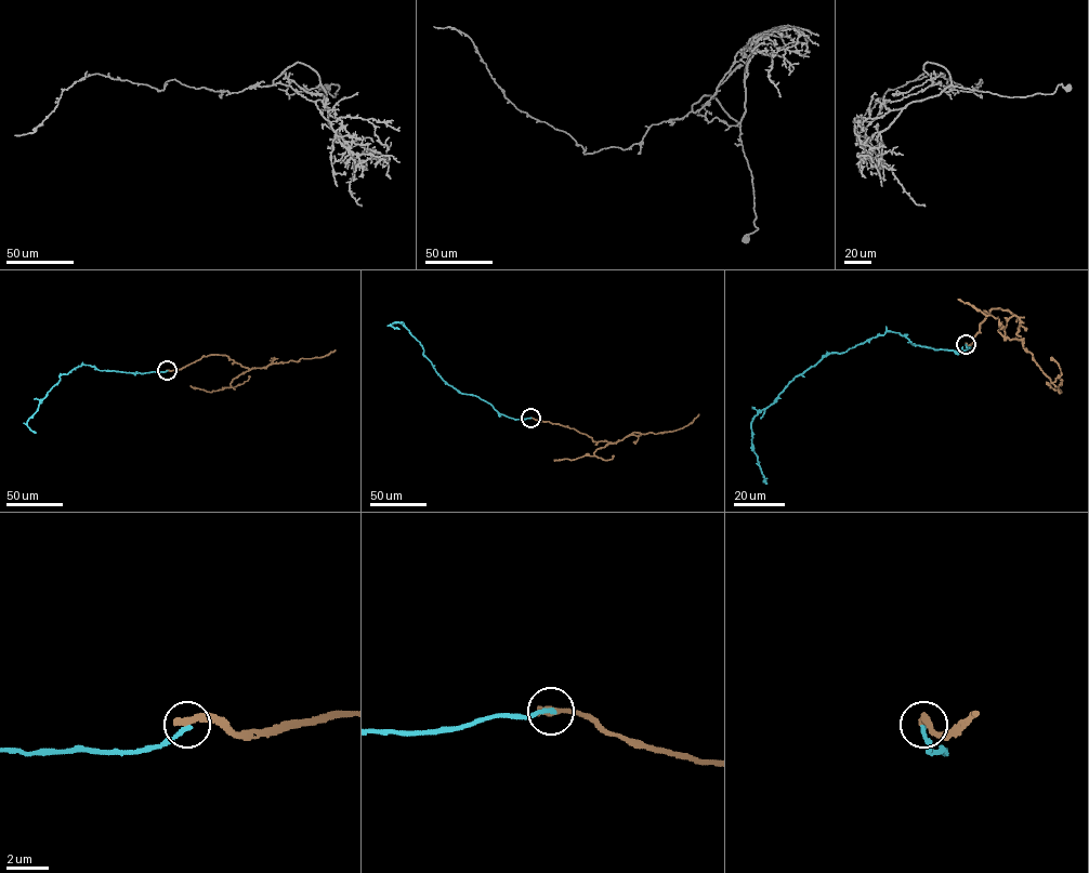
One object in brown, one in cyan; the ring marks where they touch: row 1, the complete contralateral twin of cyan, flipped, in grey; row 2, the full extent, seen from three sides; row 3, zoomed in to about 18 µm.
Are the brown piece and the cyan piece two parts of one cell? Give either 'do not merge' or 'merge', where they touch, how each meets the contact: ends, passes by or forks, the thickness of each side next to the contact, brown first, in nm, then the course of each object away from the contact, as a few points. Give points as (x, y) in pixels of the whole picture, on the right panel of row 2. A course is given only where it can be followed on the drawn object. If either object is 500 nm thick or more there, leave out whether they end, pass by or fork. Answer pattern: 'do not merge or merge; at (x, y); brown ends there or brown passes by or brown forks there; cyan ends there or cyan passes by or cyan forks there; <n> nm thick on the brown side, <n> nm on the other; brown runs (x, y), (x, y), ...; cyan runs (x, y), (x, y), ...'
do not merge; at (966, 344); brown ends there; cyan ends there; 400 nm thick on the brown side, 200 nm on the other; brown runs (966, 344), (991, 309), (1020, 320), (1022, 343), (998, 331), (997, 317), (958, 299); cyan runs (966, 344), (970, 347), (963, 351), (934, 349), (887, 331), (826, 354), (751, 422), (752, 449), (766, 483)

